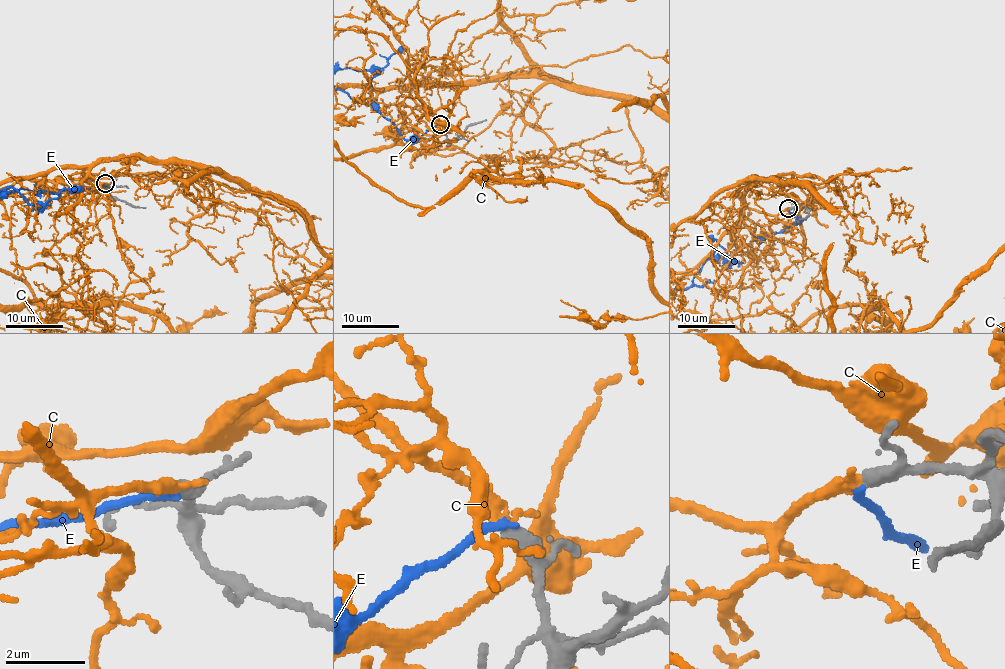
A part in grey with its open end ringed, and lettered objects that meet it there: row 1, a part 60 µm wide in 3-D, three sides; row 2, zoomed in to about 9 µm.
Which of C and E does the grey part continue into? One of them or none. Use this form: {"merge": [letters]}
{"merge": ["C"]}

